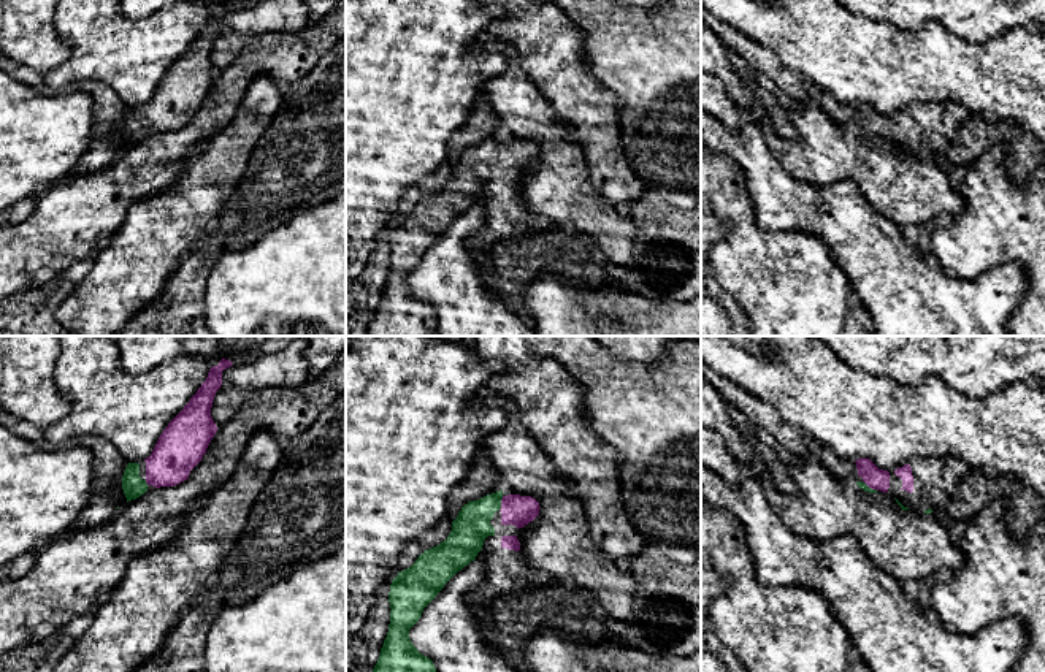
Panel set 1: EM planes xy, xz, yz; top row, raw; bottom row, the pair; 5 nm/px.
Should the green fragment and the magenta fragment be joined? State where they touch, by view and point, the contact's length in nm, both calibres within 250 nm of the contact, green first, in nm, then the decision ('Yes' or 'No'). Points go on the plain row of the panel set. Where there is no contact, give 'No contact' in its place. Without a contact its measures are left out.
Touches green at xz (500, 148). Shared border 80 nm. Thickness 180 nm (green) against 160 nm. Yes

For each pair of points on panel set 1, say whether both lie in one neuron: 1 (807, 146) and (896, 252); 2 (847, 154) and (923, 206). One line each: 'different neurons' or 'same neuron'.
1: different neurons
2: same neuron

